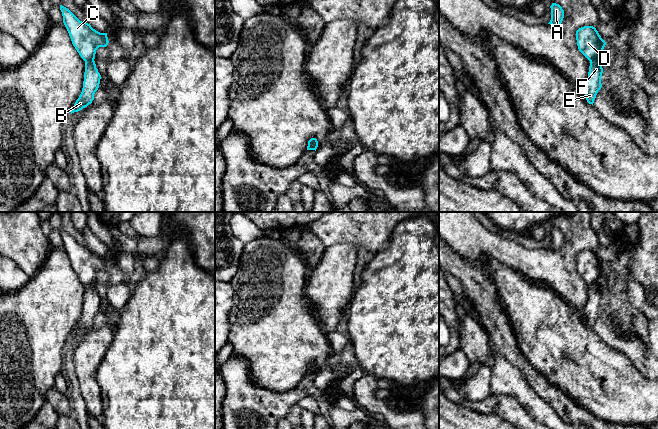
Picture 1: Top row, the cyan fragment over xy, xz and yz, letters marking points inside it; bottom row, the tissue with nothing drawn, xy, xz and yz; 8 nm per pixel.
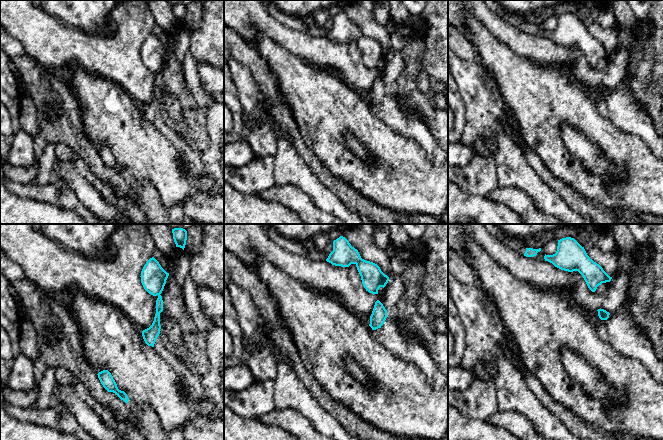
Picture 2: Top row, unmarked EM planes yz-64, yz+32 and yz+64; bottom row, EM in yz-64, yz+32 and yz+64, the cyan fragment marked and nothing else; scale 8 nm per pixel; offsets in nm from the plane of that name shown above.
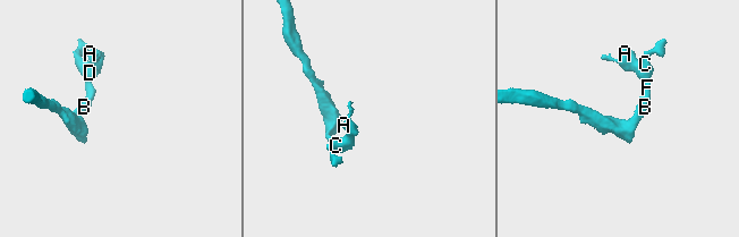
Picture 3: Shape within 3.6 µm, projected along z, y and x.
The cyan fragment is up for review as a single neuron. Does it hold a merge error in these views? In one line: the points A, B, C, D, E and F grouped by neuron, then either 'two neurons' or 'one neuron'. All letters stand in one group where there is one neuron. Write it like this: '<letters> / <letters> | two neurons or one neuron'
A C D / B E F | two neurons

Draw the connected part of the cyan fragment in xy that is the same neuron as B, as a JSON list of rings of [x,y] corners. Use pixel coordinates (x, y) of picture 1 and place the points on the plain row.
[[[94,283],[85,285],[85,297],[83,312],[79,322],[76,324],[71,338],[87,331],[94,324],[94,318],[99,312],[101,299],[96,292]]]

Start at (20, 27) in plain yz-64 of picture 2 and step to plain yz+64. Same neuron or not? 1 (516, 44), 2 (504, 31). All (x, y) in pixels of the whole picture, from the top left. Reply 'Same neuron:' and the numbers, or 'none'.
Same neuron: 1, 2

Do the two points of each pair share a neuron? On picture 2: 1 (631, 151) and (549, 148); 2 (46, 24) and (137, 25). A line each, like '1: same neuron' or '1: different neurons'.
1: same neuron
2: same neuron

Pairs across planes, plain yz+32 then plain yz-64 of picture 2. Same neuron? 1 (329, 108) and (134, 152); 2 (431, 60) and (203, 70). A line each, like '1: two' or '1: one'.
1: one
2: two

